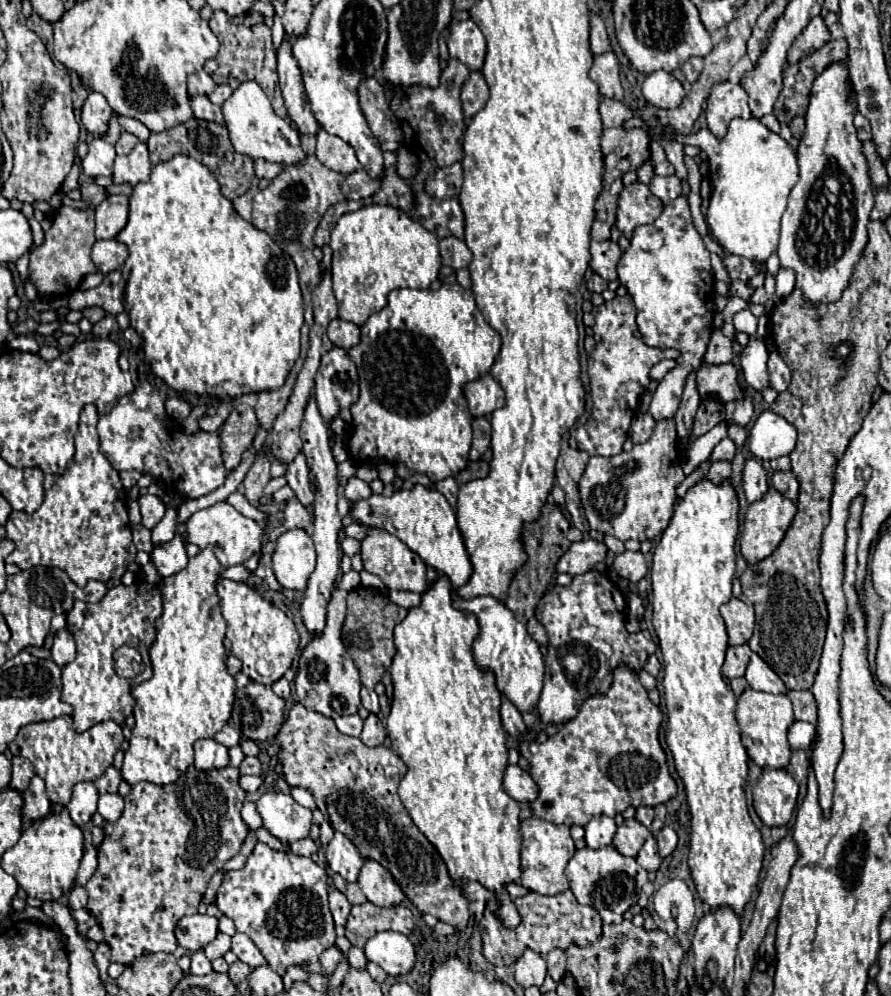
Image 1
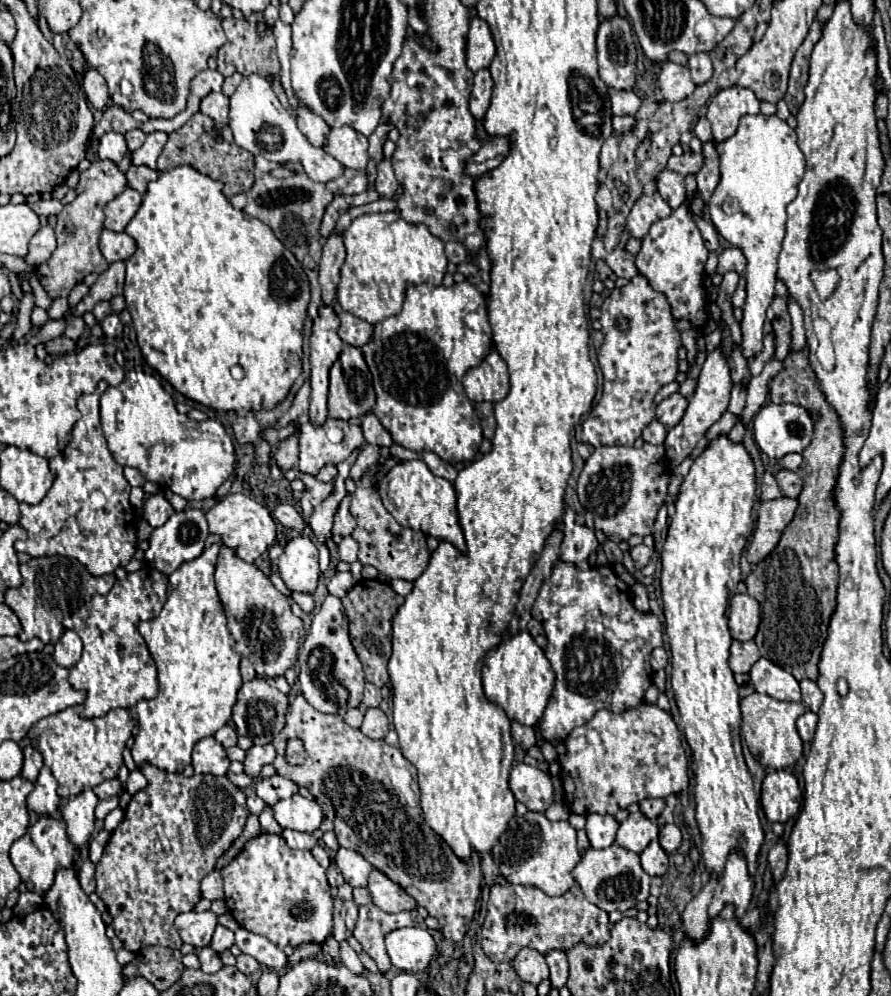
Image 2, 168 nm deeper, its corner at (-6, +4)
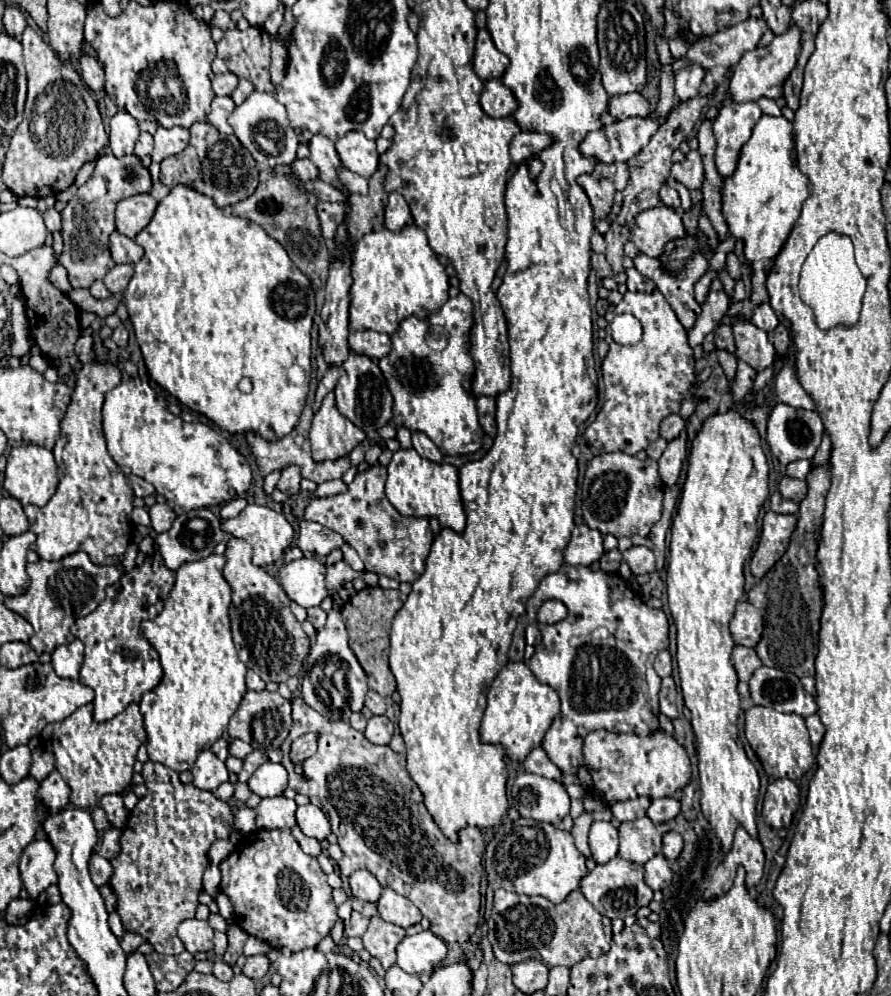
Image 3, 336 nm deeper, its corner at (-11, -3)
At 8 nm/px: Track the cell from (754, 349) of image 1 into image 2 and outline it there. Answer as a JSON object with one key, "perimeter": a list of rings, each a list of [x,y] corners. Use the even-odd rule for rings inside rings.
{"perimeter":[[[744,115],[740,119],[740,127],[734,137],[716,143],[716,151],[720,155],[720,183],[708,203],[710,219],[718,233],[730,241],[734,247],[742,249],[746,257],[746,301],[744,301],[744,319],[742,319],[742,355],[746,359],[754,357],[758,349],[762,349],[762,325],[766,321],[766,309],[774,299],[774,283],[776,283],[776,261],[782,249],[784,225],[786,225],[786,207],[798,193],[798,183],[804,177],[804,155],[796,143],[796,131],[788,127],[778,115]]]}

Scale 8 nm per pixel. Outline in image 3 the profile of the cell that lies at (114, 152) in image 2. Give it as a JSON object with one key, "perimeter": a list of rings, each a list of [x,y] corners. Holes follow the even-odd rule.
{"perimeter":[[[119,112],[111,118],[109,124],[109,148],[111,152],[121,158],[125,154],[133,154],[133,146],[139,136],[137,120],[129,112]]]}

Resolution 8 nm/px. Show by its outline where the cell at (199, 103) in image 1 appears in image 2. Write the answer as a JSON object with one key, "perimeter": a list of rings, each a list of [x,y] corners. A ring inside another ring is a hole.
{"perimeter":[[[208,93],[200,103],[200,111],[212,117],[216,123],[226,125],[228,123],[228,97],[224,93]]]}

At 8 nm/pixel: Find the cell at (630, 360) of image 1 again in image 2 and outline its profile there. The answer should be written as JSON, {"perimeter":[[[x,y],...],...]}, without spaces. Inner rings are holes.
{"perimeter":[[[636,275],[624,287],[616,287],[600,307],[600,323],[604,343],[598,351],[598,363],[604,375],[604,393],[600,403],[592,409],[586,421],[576,427],[576,439],[594,447],[602,445],[634,445],[642,429],[654,421],[654,395],[678,375],[680,337],[674,329],[670,303],[666,295],[656,291],[644,275]],[[618,317],[630,319],[628,333],[622,333],[616,323]]]}

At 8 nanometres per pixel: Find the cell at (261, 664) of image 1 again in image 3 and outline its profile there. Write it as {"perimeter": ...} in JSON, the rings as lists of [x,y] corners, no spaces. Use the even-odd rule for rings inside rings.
{"perimeter":[[[231,538],[227,542],[225,558],[227,564],[223,568],[223,576],[231,586],[231,630],[233,642],[239,652],[239,658],[251,670],[269,672],[269,680],[287,682],[291,676],[297,676],[303,668],[303,660],[309,654],[309,636],[303,632],[301,622],[289,610],[289,598],[285,590],[269,576],[263,568],[251,562],[251,546],[245,540]]]}

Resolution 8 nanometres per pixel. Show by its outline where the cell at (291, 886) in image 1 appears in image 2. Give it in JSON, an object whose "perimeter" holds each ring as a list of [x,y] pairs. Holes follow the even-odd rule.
{"perimeter":[[[260,833],[222,867],[224,901],[240,927],[270,939],[276,947],[324,943],[332,933],[332,895],[326,869],[310,851],[290,849],[282,835]]]}

